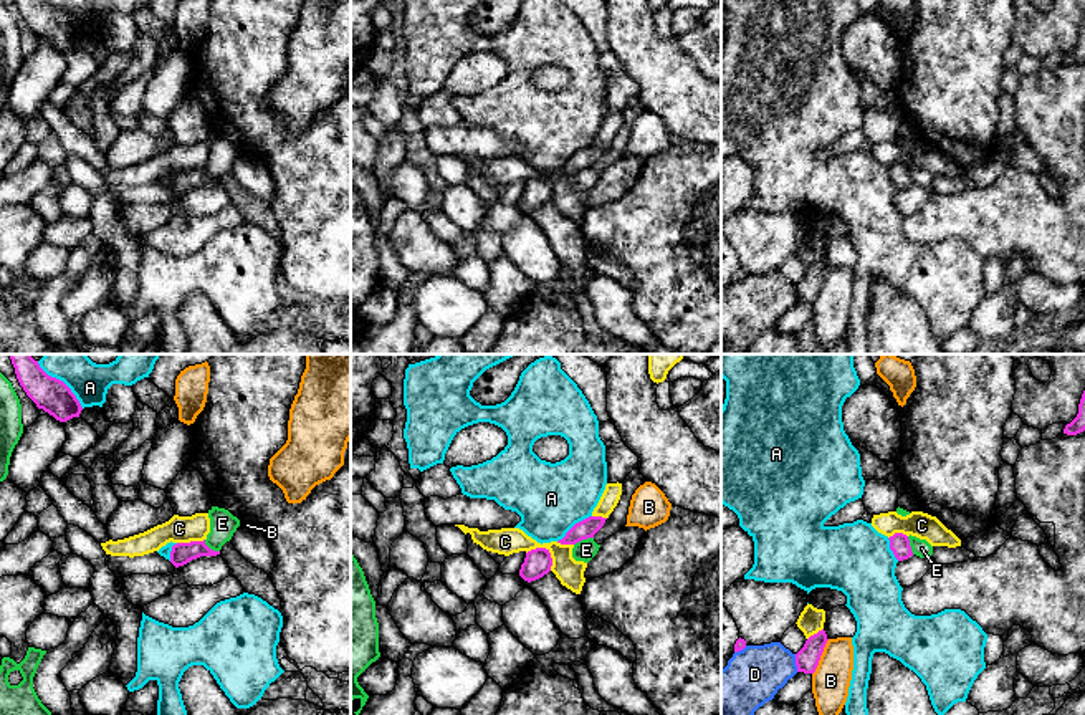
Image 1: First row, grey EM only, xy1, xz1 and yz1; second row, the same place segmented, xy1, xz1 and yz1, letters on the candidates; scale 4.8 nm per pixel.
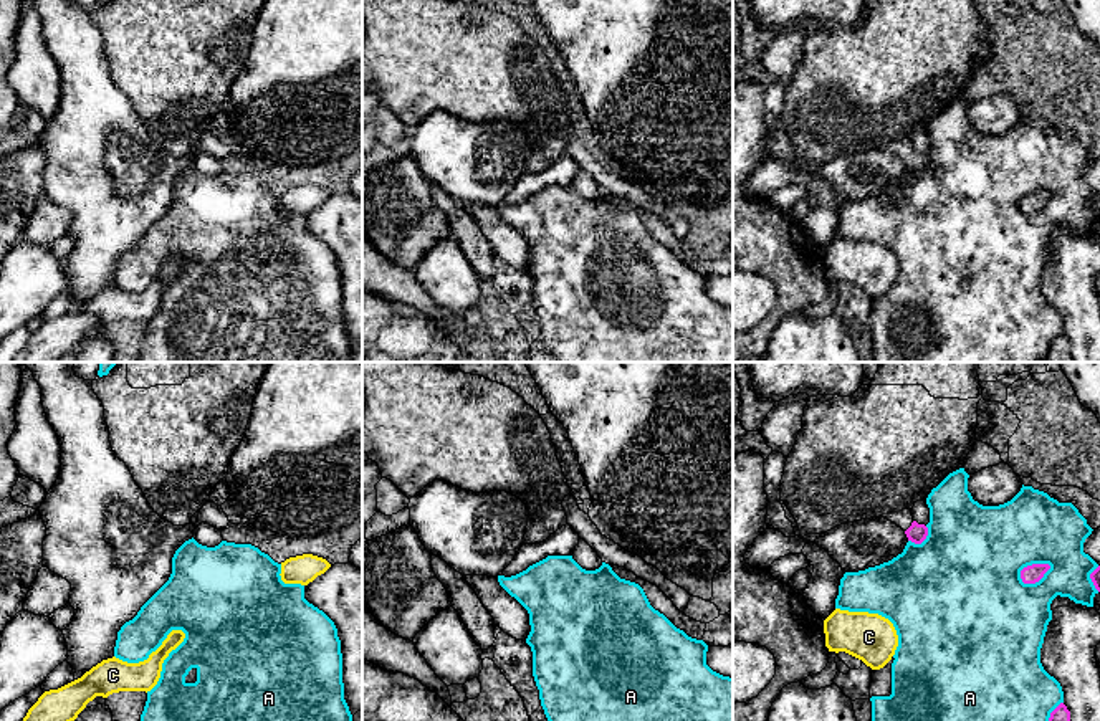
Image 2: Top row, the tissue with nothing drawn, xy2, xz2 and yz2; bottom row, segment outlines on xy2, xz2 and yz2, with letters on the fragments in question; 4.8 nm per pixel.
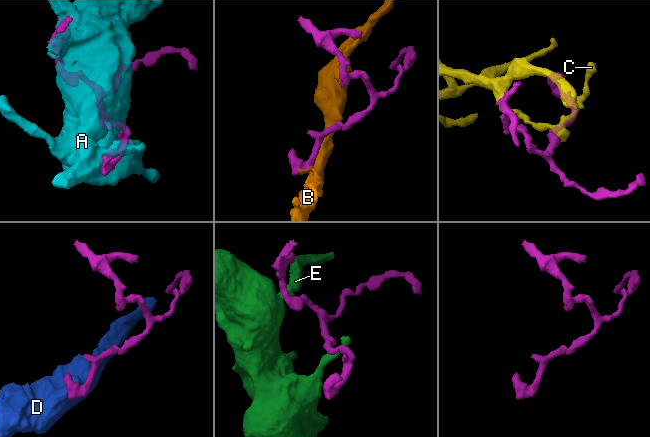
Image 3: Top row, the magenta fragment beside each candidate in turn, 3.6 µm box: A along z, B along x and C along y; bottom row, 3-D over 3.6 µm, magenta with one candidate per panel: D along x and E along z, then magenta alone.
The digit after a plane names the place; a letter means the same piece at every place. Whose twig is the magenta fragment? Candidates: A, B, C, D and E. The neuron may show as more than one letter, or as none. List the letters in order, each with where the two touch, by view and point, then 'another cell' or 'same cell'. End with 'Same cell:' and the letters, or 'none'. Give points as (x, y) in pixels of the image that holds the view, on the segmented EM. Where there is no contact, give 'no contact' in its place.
A: meets magenta in yz2 at (1033, 564); another cell
B: meets magenta in yz1 at (819, 657); another cell
C: meets magenta in xz1 at (546, 550); another cell
D: meets magenta in yz1 at (796, 662); another cell
E: meets magenta in xz1 at (583, 538); another cell
Same cell: none

